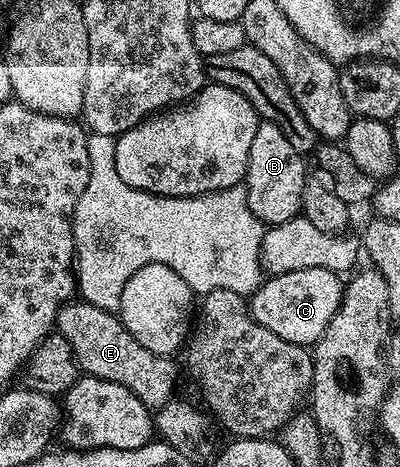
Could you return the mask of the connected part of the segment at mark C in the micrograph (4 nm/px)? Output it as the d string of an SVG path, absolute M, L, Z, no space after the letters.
M298 269L265 278L260 288L250 296L252 319L258 321L270 333L278 333L282 341L315 345L322 337L330 317L340 304L344 295L342 279L337 272L330 269Z

